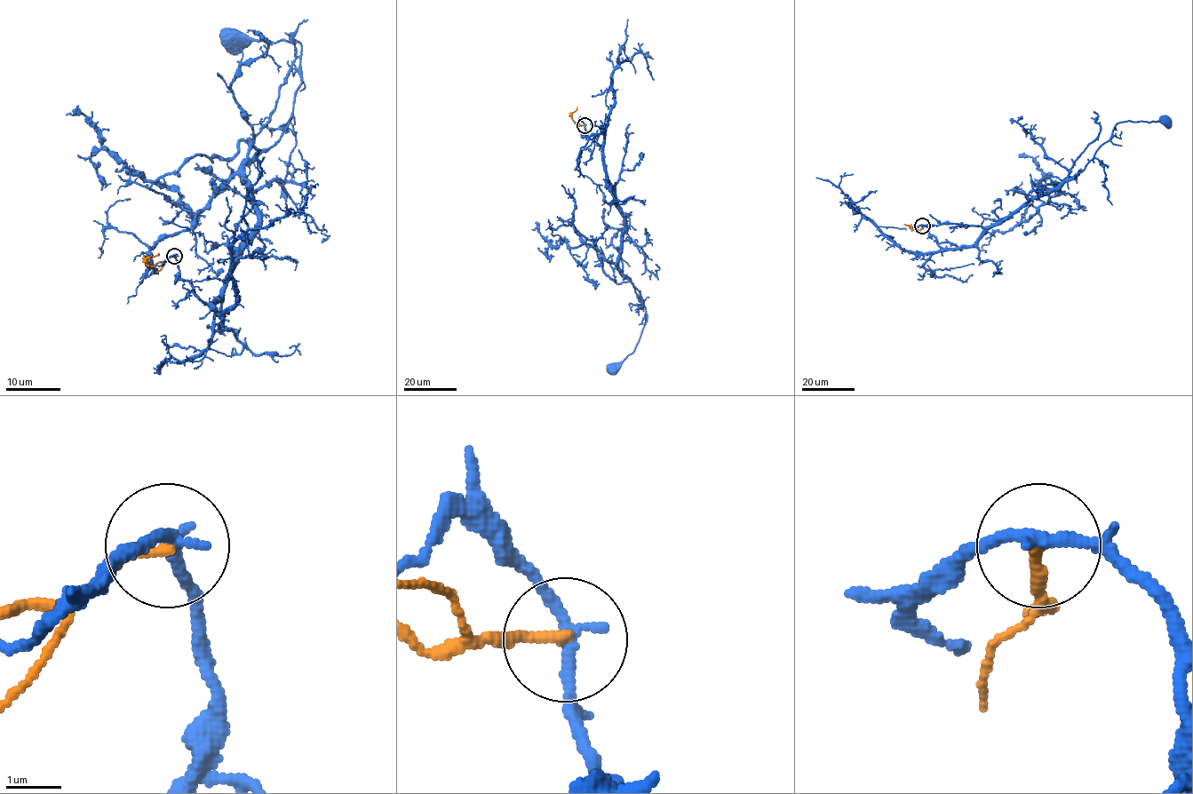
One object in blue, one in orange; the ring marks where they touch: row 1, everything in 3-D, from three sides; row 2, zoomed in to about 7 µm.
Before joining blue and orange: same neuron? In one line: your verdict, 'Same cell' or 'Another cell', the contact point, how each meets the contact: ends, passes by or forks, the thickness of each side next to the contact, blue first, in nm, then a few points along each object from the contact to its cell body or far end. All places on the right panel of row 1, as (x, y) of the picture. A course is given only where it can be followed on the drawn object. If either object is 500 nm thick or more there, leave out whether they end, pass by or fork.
Another cell. Place: (922, 226). At the ring blue passes by. At the ring orange ends. Thickness 240 nm (blue) against 180 nm. Course of blue: (922, 226), (942, 248), (973, 245), (989, 228), (1082, 171), (1109, 138), (1117, 124), (1165, 120). Course of orange: (922, 226), (916, 231), (903, 224)

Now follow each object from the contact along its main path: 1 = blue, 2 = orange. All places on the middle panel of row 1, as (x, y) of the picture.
1: (584, 125), (600, 148), (624, 217), (618, 267), (645, 308), (635, 350), (612, 368)
2: (584, 125), (577, 125), (572, 119), (571, 114), (576, 107)

